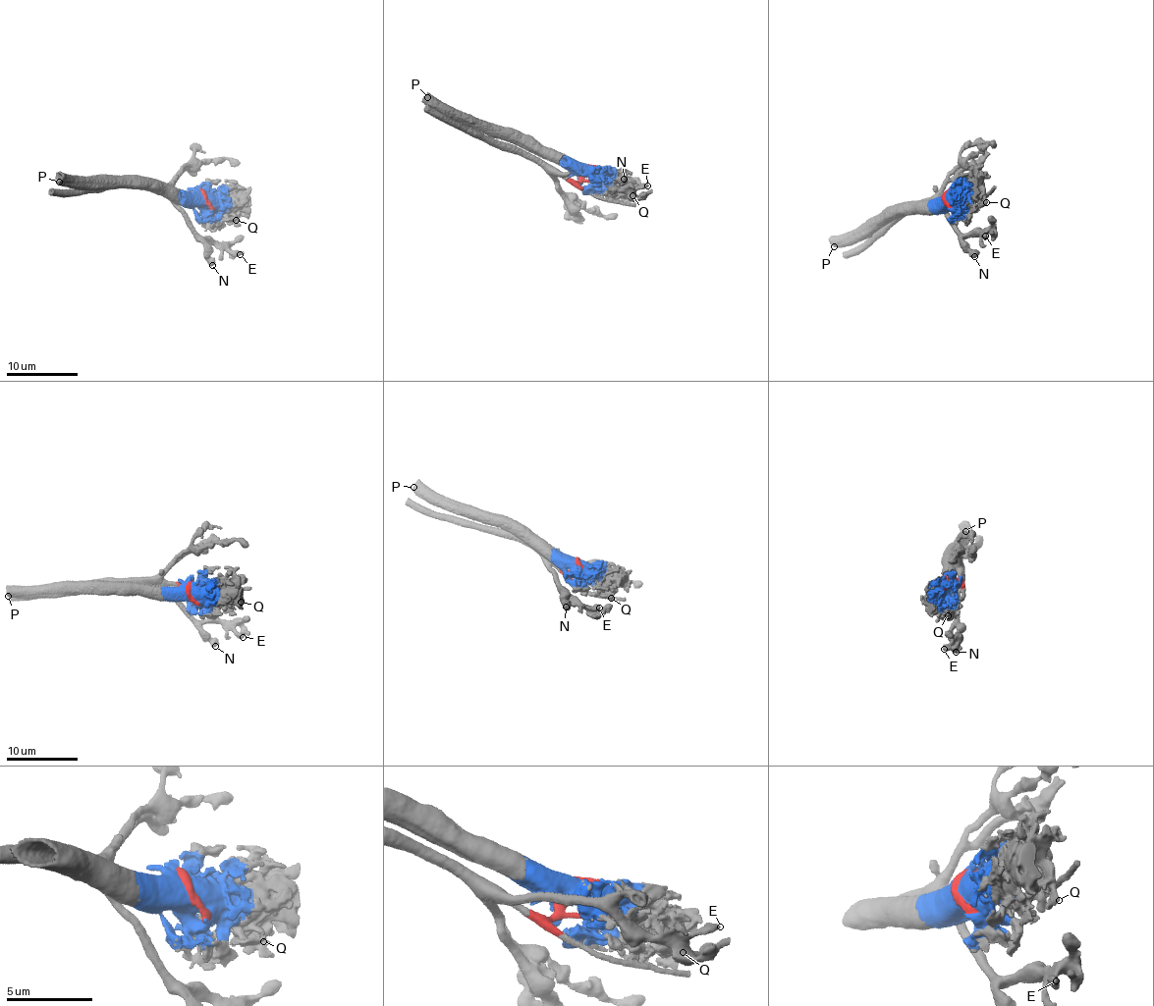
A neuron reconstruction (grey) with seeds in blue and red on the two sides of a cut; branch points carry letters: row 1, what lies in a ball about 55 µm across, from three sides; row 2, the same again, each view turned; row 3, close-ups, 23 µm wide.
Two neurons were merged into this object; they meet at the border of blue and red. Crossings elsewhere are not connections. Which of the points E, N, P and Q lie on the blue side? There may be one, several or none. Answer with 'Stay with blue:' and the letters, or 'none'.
Stay with blue: P, Q

